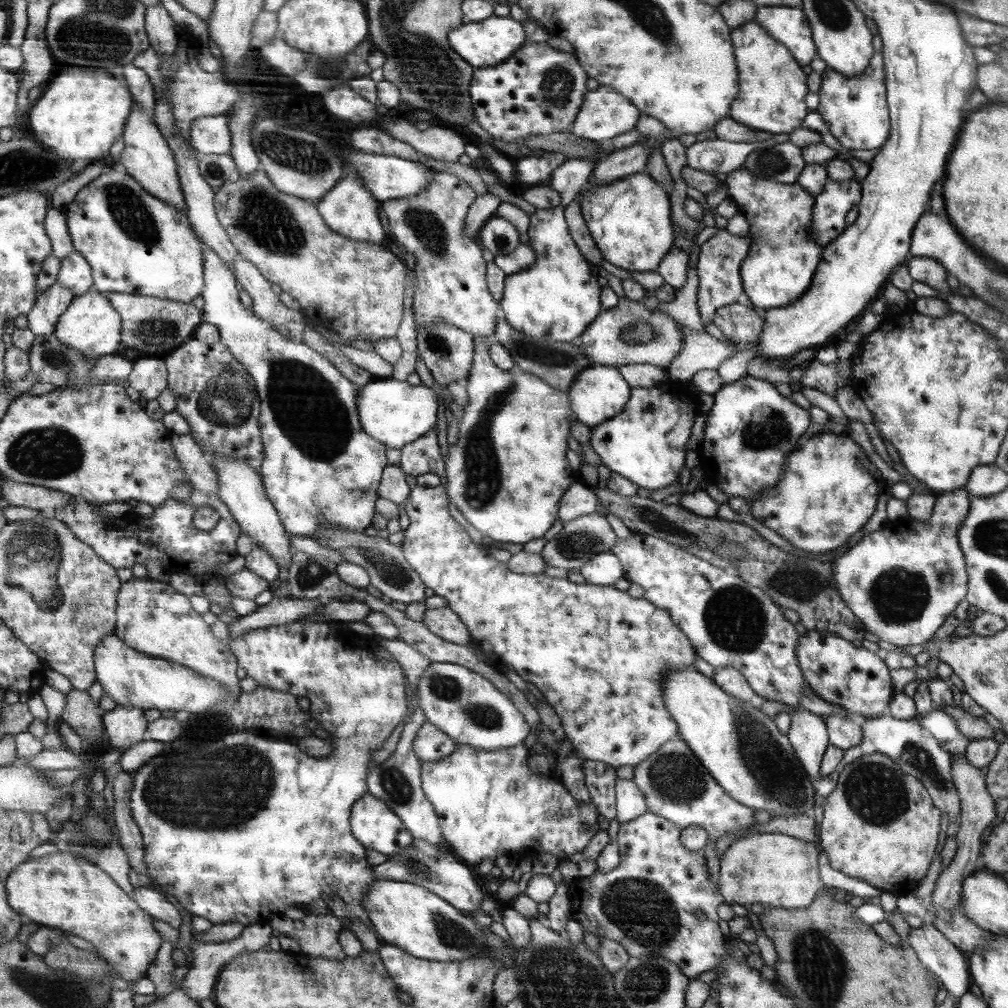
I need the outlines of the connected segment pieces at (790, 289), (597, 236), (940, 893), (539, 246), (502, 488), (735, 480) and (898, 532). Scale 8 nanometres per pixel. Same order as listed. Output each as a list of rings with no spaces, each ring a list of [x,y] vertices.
[[[741,167],[728,173],[725,184],[729,199],[748,219],[754,241],[741,266],[746,296],[766,311],[795,303],[810,290],[823,254],[824,246],[807,236],[812,233],[815,198],[802,185],[758,179]]]
[[[646,172],[625,175],[620,181],[606,185],[594,185],[588,182],[587,188],[580,192],[577,198],[581,204],[581,211],[596,246],[603,254],[603,258],[610,264],[624,268],[630,272],[656,271],[664,256],[673,247],[674,223],[670,214],[670,194],[664,192],[660,184]]]
[[[950,754],[950,774],[952,775],[952,782],[958,791],[960,797],[960,807],[962,807],[961,813],[961,825],[957,832],[957,851],[953,860],[941,870],[938,878],[935,882],[934,890],[932,891],[933,908],[946,908],[946,910],[953,910],[959,899],[961,898],[962,883],[964,878],[974,871],[978,870],[978,857],[982,848],[982,834],[984,829],[990,826],[991,822],[994,822],[994,818],[997,815],[997,807],[988,792],[985,785],[985,773],[979,768],[972,766],[965,759],[964,755]]]
[[[560,204],[547,209],[537,208],[530,218],[531,225],[527,232],[528,244],[534,249],[536,260],[530,268],[507,275],[503,297],[498,302],[501,315],[512,328],[526,336],[575,343],[591,327],[602,310],[600,276],[592,271],[592,265],[582,256],[580,249],[573,241],[569,226],[566,226],[564,205]]]
[[[488,336],[473,337],[472,364],[465,380],[469,401],[468,405],[464,407],[462,422],[459,423],[459,441],[456,445],[450,446],[448,456],[445,459],[448,477],[446,489],[452,502],[458,507],[458,510],[461,510],[468,522],[478,529],[478,532],[488,536],[494,545],[525,545],[531,540],[544,538],[545,533],[554,526],[556,518],[559,518],[559,500],[563,498],[567,488],[575,482],[574,471],[566,459],[566,450],[568,449],[566,439],[570,437],[570,422],[578,420],[575,411],[571,408],[570,396],[567,395],[566,391],[552,388],[550,384],[546,384],[540,377],[534,376],[530,372],[517,371],[516,369],[504,372],[503,369],[498,368],[491,359],[490,346],[492,342],[492,338],[488,338]]]
[[[746,376],[723,384],[713,394],[714,402],[705,418],[705,435],[698,449],[707,468],[716,468],[722,480],[718,488],[728,497],[742,496],[751,502],[783,475],[787,456],[795,451],[796,442],[812,424],[808,410],[796,406],[790,397],[776,392],[771,381]]]
[[[963,488],[935,494],[934,513],[929,520],[922,522],[907,519],[904,523],[885,526],[864,537],[848,551],[834,560],[832,580],[836,591],[861,621],[864,628],[876,634],[879,640],[887,640],[899,646],[914,646],[932,640],[935,632],[946,622],[962,600],[967,597],[967,562],[959,542],[960,524],[964,524],[971,507],[971,499]]]

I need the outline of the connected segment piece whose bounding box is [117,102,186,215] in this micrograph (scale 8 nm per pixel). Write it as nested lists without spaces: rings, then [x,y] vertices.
[[[136,102],[132,105],[132,112],[127,122],[122,136],[125,142],[124,154],[117,164],[135,177],[135,180],[152,196],[173,204],[186,215],[186,201],[184,201],[184,192],[180,185],[178,162],[175,160],[175,153],[172,152],[166,137],[160,133],[158,126],[152,122],[152,118],[146,116],[146,112]]]

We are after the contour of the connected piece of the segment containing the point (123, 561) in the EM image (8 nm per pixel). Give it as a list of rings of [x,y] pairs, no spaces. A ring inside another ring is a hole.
[[[192,487],[191,498],[186,502],[168,498],[166,503],[154,508],[153,513],[145,517],[132,513],[111,519],[100,515],[96,506],[98,504],[75,497],[72,504],[61,507],[54,511],[54,514],[74,530],[80,540],[95,548],[103,560],[118,570],[132,569],[134,565],[140,563],[146,566],[149,560],[160,560],[162,568],[170,576],[184,573],[193,576],[198,584],[203,586],[207,580],[216,578],[220,564],[228,564],[239,554],[238,541],[243,530],[240,529],[231,509],[216,494],[208,496]],[[200,506],[210,506],[220,516],[216,528],[212,528],[210,532],[195,528],[192,522],[194,512]]]

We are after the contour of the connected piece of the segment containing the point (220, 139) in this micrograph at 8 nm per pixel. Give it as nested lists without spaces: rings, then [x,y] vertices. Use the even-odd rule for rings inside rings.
[[[200,116],[192,120],[190,132],[191,148],[201,156],[205,154],[226,154],[231,149],[231,130],[228,129],[230,117]]]

